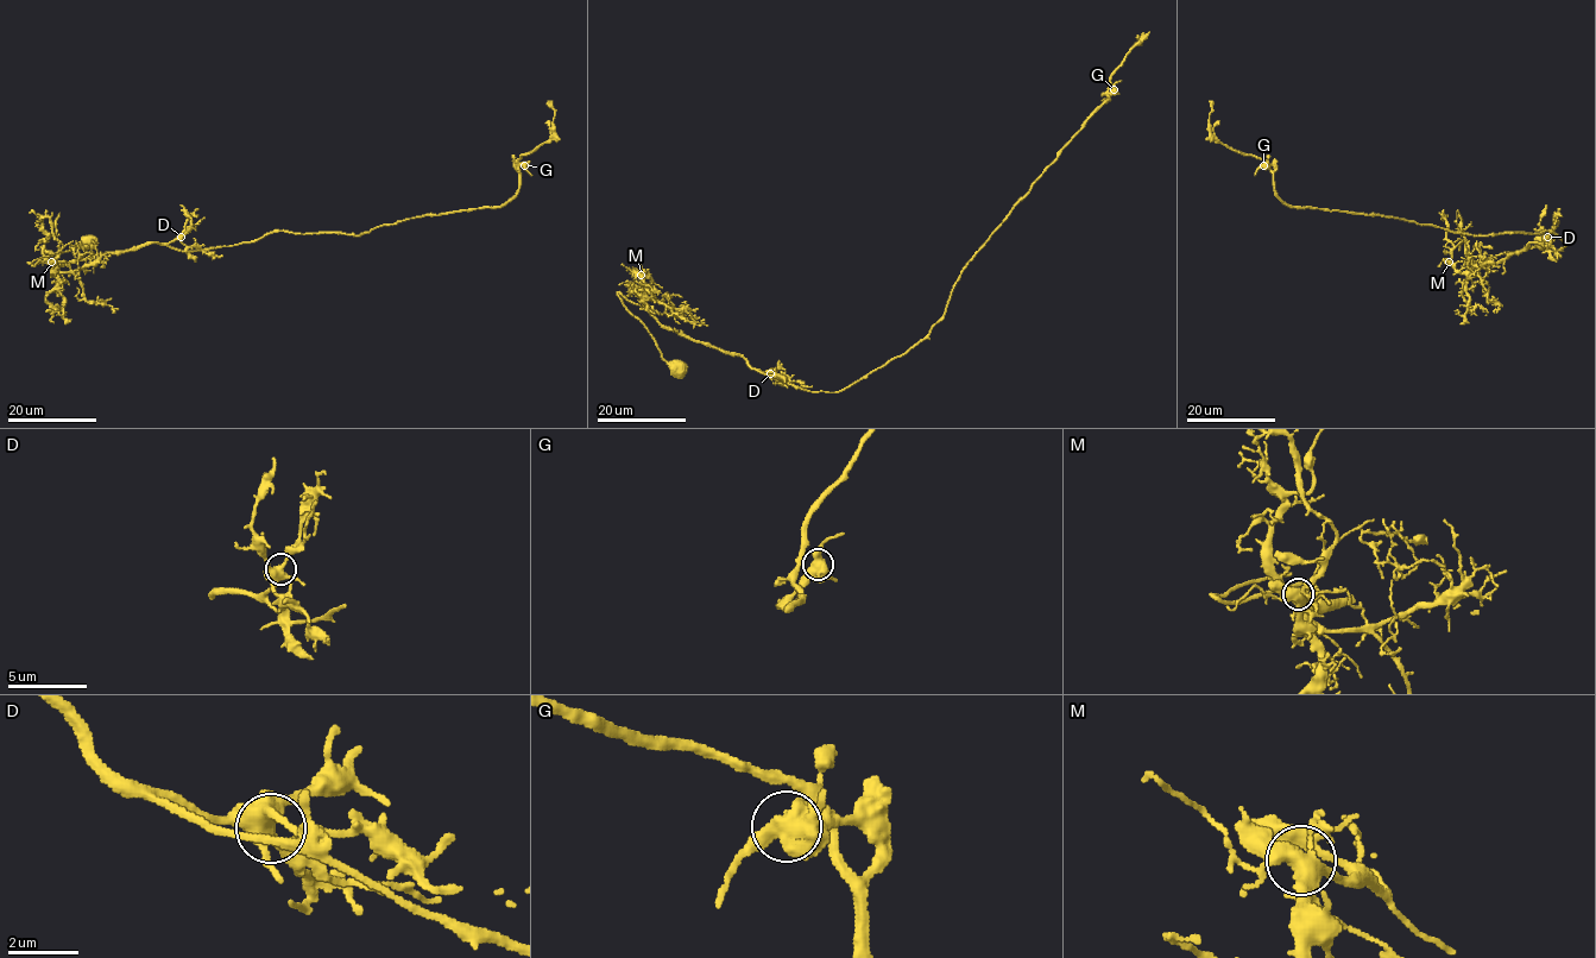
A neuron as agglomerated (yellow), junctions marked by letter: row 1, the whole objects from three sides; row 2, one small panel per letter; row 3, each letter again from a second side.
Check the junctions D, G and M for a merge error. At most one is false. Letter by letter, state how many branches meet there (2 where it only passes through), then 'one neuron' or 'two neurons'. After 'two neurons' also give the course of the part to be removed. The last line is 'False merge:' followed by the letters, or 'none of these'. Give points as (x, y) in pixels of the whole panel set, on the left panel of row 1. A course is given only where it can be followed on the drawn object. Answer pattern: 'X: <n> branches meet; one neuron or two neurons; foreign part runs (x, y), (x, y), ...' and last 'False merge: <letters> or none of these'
D: 6 branches meet; one neuron
G: 5 branches meet; one neuron
M: 6 branches meet; one neuron
False merge: none of these

